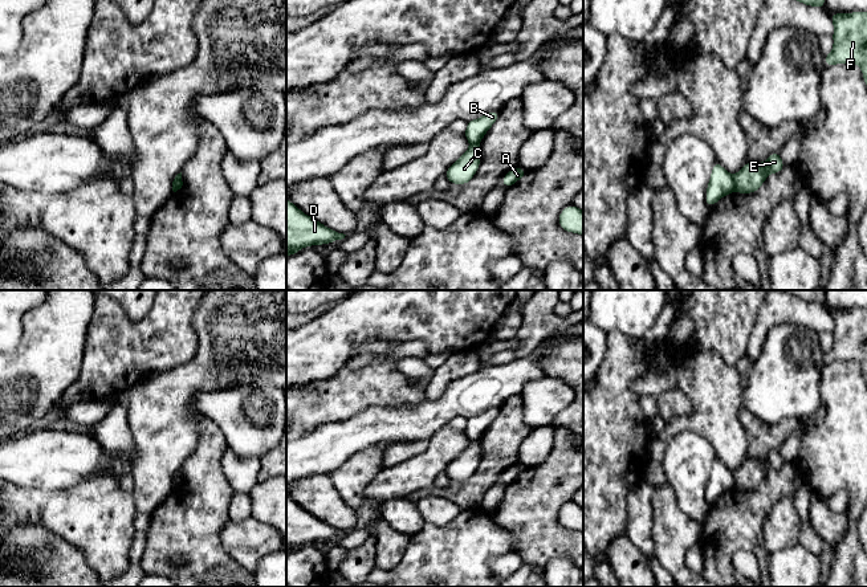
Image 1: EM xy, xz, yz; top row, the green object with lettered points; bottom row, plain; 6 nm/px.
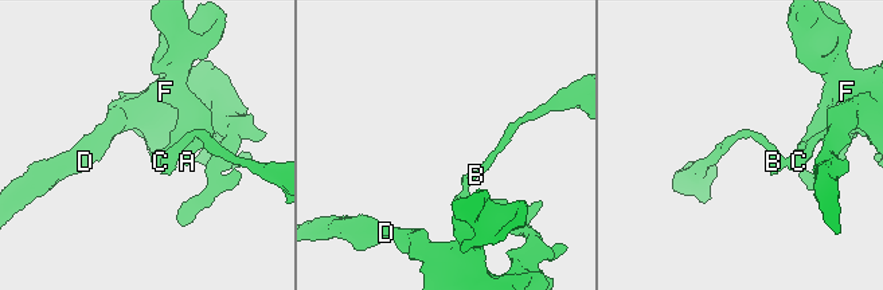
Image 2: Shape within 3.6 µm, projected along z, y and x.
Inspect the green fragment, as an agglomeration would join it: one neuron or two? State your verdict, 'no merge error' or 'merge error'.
merge error

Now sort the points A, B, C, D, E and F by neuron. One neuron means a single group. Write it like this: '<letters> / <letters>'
A C D E F / B

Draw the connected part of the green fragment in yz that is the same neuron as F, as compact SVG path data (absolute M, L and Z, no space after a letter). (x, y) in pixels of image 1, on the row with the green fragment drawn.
M867 12L831 13L831 52L825 56L825 66L837 64L858 64L867 86Z

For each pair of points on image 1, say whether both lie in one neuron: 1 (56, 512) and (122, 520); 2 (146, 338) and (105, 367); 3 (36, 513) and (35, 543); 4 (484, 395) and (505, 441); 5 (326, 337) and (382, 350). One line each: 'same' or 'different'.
1: same
2: same
3: different
4: different
5: different

